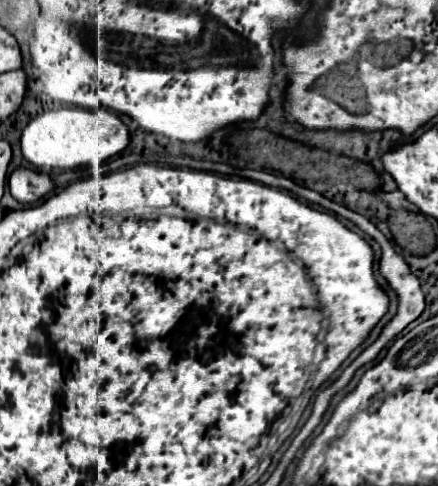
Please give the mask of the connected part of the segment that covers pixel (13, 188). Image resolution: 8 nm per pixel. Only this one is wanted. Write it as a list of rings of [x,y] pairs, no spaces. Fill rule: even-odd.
[[[20,166],[10,174],[8,188],[10,188],[10,194],[18,202],[32,204],[32,202],[40,200],[42,196],[46,196],[48,192],[52,192],[54,180],[50,174],[42,174],[42,172]]]

